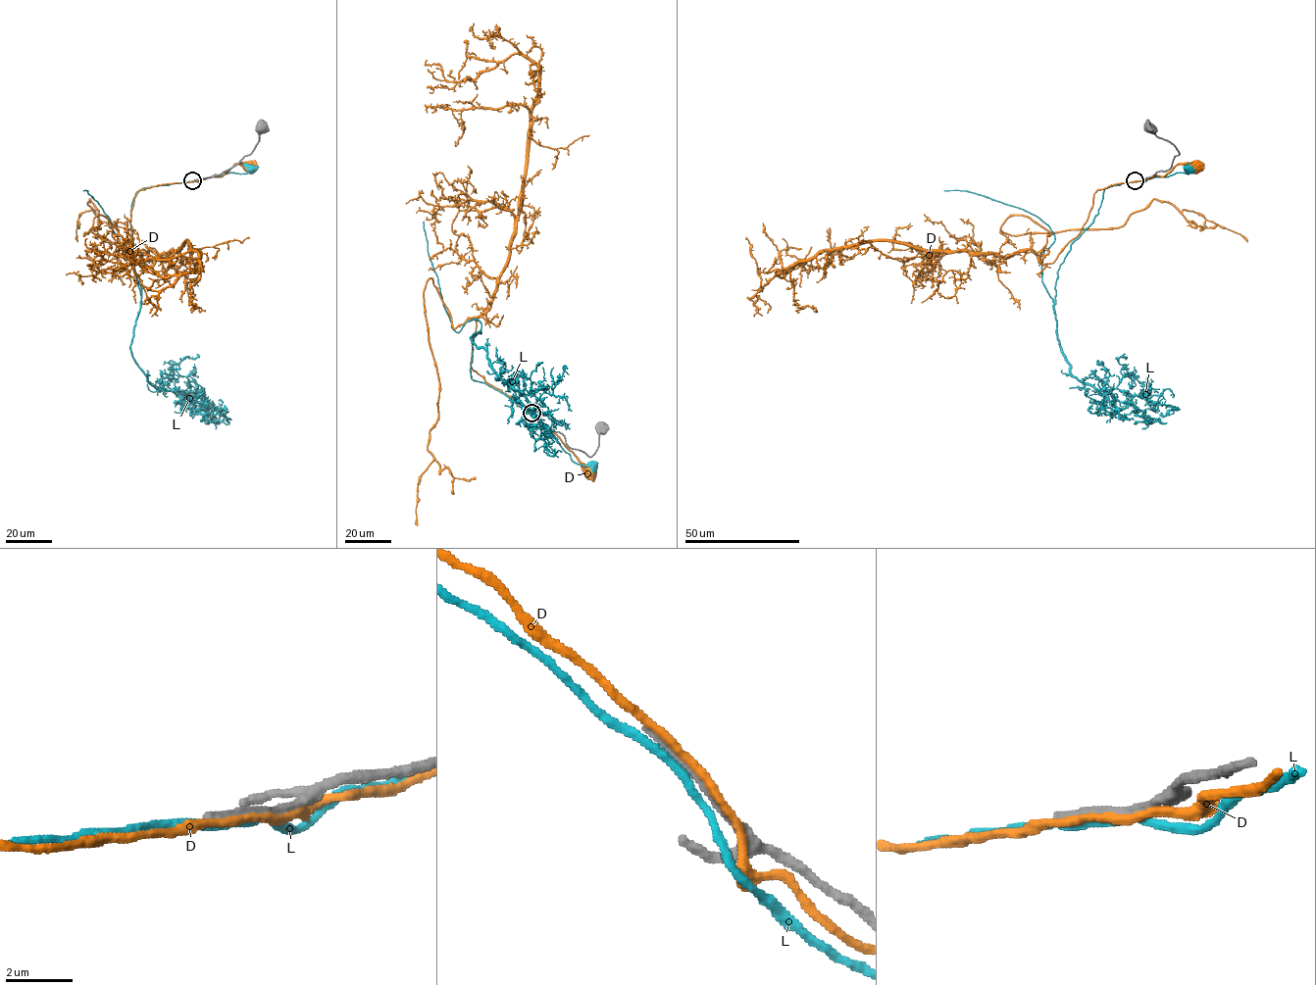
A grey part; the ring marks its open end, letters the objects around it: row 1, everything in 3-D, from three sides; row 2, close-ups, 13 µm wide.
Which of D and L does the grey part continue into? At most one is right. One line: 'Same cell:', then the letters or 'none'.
Same cell: none

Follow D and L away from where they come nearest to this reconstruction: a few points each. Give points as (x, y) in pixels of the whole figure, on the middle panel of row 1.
D: (534, 416), (590, 474)
L: (533, 415), (573, 461), (592, 467)

